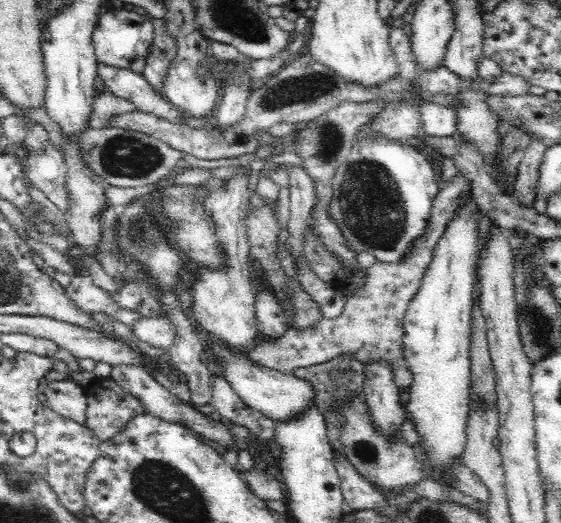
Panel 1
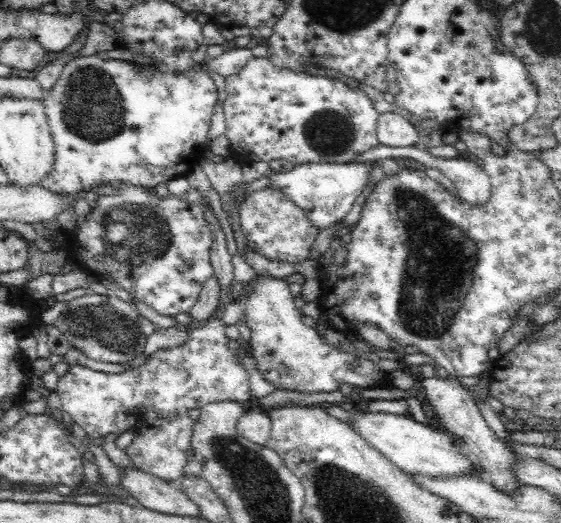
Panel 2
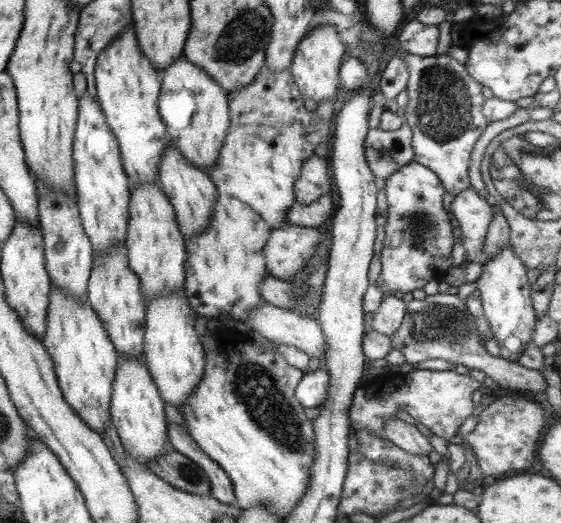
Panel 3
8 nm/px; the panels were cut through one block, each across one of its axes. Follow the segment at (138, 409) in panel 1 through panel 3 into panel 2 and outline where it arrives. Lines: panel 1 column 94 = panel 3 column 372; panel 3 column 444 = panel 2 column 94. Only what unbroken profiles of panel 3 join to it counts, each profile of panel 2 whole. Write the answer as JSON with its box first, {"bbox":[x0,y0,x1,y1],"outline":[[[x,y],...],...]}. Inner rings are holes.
{"bbox":[56,207,255,483],"outline":[[[204,207],[206,220],[214,235],[209,260],[213,275],[220,285],[216,310],[204,325],[190,333],[186,344],[173,350],[155,352],[144,365],[122,374],[94,371],[83,365],[70,365],[56,384],[61,410],[72,417],[87,432],[88,439],[100,438],[110,432],[134,432],[135,438],[125,449],[130,460],[144,473],[154,474],[167,483],[177,482],[183,476],[188,462],[190,436],[195,421],[188,417],[188,410],[203,409],[208,403],[232,401],[243,405],[255,397],[250,390],[248,373],[229,347],[225,333],[227,325],[222,320],[224,310],[235,300],[231,293],[234,284],[232,256],[226,249],[225,234],[211,208]]]}

